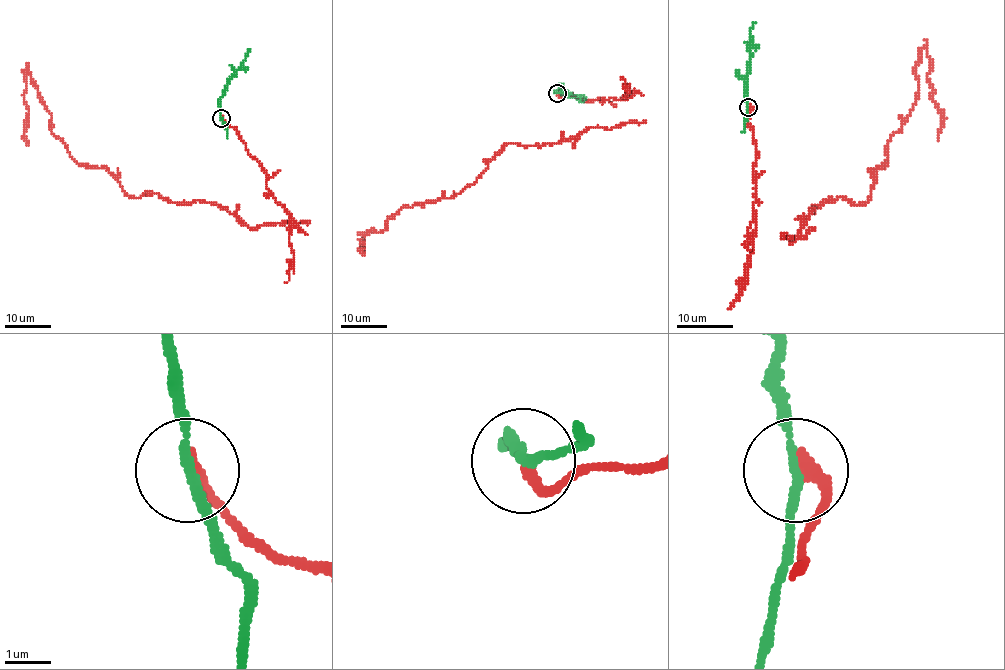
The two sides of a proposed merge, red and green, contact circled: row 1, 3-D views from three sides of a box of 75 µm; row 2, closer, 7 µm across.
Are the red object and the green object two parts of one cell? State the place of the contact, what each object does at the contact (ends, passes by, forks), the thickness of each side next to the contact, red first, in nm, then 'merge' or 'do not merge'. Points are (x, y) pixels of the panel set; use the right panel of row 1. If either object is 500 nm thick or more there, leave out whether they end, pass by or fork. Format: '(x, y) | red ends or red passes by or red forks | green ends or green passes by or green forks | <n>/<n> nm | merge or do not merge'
(748, 107) | red ends | green passes by | 300/200 nm | do not merge

